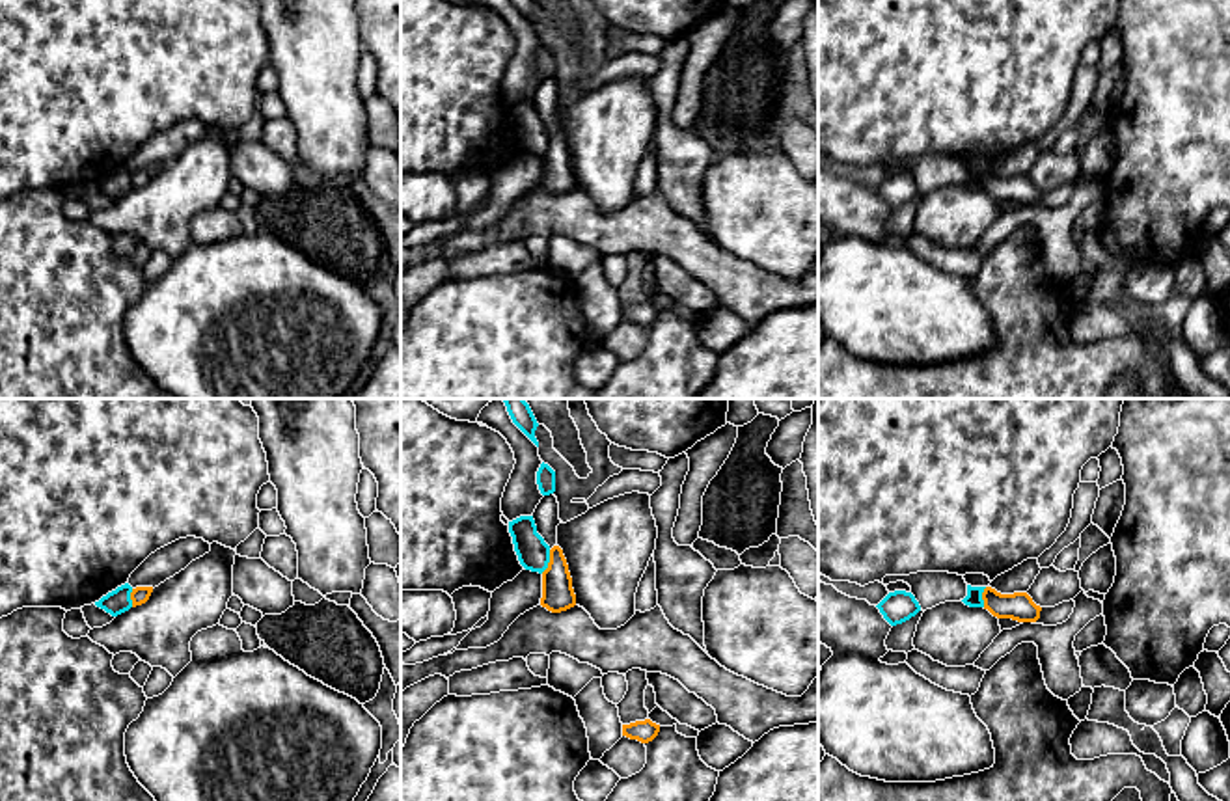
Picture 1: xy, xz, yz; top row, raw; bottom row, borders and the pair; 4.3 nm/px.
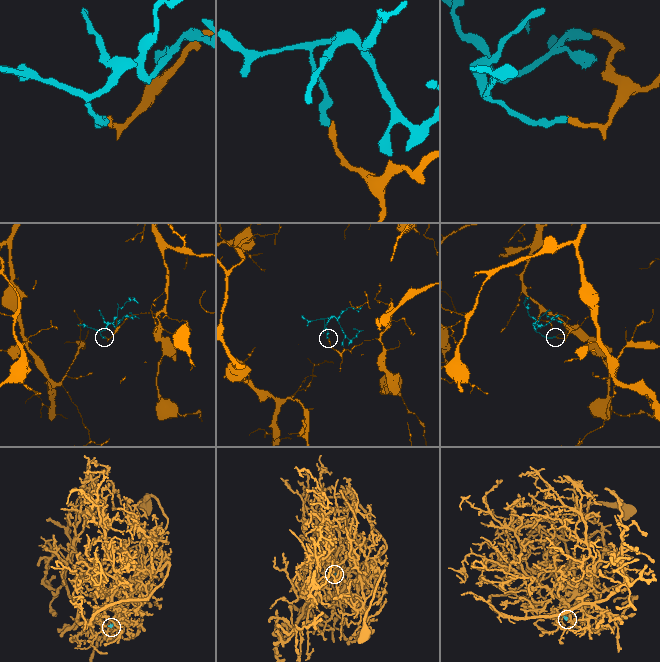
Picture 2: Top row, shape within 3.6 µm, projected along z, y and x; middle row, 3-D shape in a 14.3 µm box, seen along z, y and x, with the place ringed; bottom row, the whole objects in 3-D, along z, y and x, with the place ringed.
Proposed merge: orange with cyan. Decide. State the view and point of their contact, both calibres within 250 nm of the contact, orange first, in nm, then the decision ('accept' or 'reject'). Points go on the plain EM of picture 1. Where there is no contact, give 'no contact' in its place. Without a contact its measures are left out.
meets orange in xz at (550, 144); 140 nm thick on the orange side, 140 nm on the other; reject

